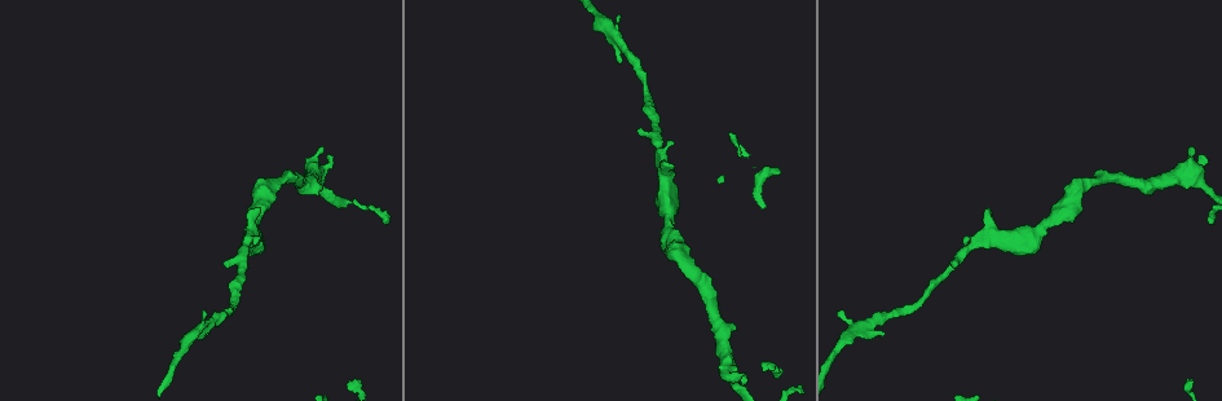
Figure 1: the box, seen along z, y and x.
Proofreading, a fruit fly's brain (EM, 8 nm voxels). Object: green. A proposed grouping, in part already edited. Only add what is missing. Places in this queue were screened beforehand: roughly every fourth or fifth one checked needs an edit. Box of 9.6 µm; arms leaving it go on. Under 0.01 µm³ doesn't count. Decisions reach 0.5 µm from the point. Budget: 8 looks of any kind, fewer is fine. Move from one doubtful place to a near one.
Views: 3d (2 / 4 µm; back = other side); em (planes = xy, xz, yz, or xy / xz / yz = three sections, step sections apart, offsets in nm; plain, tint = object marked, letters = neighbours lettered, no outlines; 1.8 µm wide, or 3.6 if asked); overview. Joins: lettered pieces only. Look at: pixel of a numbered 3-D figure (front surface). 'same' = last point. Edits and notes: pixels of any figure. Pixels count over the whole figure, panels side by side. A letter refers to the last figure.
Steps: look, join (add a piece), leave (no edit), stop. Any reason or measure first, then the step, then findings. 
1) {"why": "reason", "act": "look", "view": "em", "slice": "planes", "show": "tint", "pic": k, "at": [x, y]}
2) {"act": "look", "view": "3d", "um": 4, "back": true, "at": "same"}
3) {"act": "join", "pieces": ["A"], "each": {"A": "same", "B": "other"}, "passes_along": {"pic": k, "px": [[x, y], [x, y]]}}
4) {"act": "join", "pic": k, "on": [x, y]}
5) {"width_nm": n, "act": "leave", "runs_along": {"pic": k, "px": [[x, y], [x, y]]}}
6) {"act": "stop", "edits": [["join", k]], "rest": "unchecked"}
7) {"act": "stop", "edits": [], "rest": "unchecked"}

{"why": "free end", "act": "look", "view": "em", "um": 3.6, "slice": "planes", "show": "letters", "pic": 1, "at": [736, 369]}

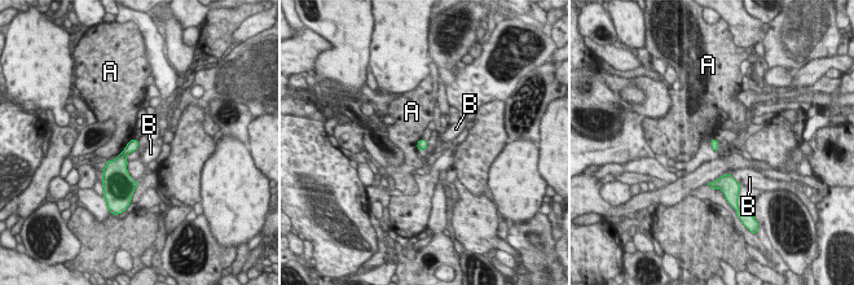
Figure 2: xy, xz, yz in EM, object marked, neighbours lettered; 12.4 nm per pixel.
{"longest_contact_nm": ["A", 320], "act": "leave", "each": {"A": "other", "B": "other"}, "found": "no lettered piece goes on from it"}

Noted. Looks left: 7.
{"why": "stops while still wide", "act": "look", "view": "em", "slice": "planes", "show": "plain", "pic": 1, "at": [674, 168]}

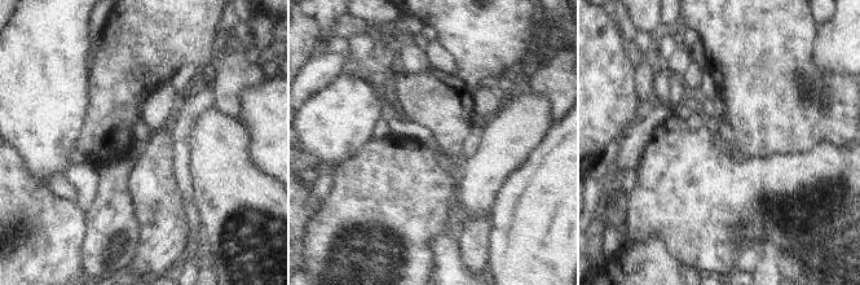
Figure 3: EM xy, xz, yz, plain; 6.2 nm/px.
{"why": "see the neighbours", "act": "look", "view": "em", "slice": "planes", "show": "letters", "at": "same"}

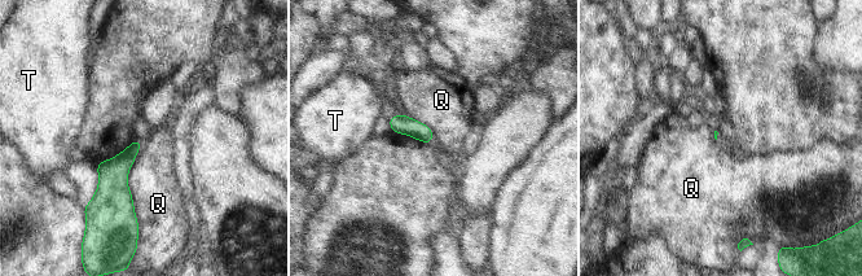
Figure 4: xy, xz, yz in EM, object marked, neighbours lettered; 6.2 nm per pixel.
{"act": "leave", "each": {"Q": "other", "T": "other"}, "border": {"pic": 4, "px": [[143, 141], [127, 176], [137, 231]]}, "found": "none of them fits"}

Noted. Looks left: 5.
{"why": "an open end", "act": "look", "view": "3d", "um": 4, "pic": 1, "at": [205, 337]}

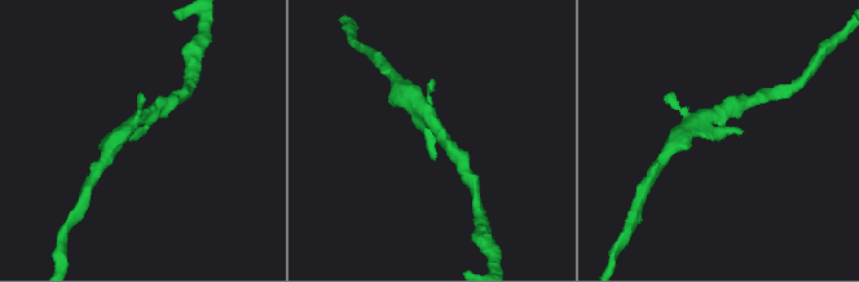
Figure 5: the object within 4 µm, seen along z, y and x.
{"arm_widths_nm": [180, 200], "why": "now the EM", "act": "look", "view": "em", "slice": "planes", "show": "tint", "pic": 5, "at": [139, 135]}

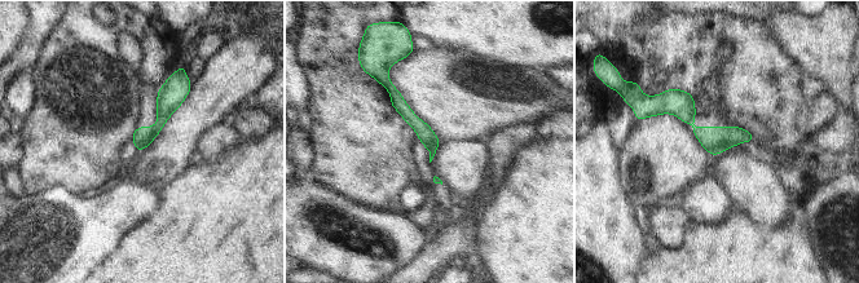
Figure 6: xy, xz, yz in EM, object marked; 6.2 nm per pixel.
{"why": "what lies round it", "act": "look", "view": "em", "slice": "planes", "show": "letters", "at": "same"}

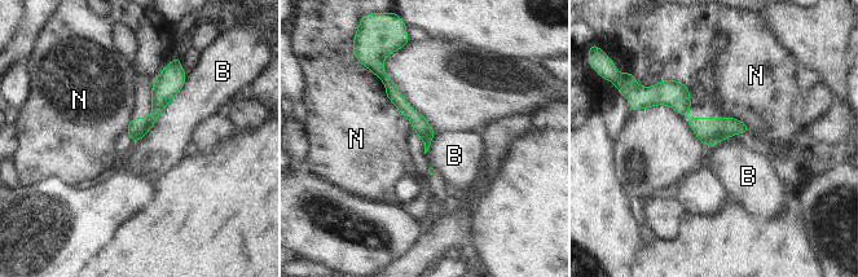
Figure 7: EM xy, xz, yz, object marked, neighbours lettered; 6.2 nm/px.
{"act": "leave", "each": {"B": "other", "N": "other"}, "found": "no lettered piece goes on from it"}

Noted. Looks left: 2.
{"act": "stop", "edits": [], "rest": "unchecked"}

